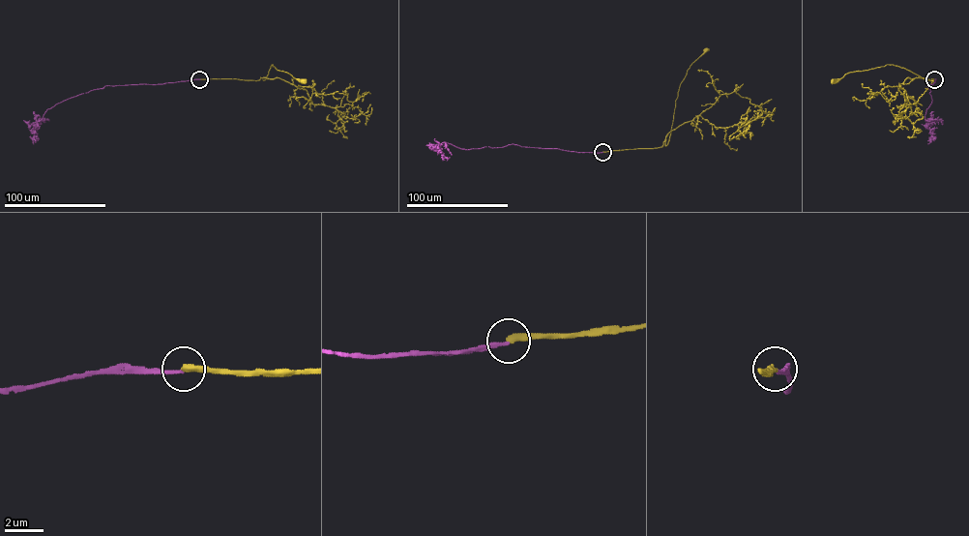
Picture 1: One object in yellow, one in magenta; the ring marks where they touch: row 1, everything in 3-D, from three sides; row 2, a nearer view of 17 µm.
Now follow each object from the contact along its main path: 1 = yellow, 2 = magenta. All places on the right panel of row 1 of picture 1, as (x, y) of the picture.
1: (934, 79), (923, 77), (926, 79), (903, 68), (887, 64), (848, 73), (833, 81)
2: (935, 79), (932, 84), (926, 85), (932, 100), (925, 114), (932, 137), (927, 144)

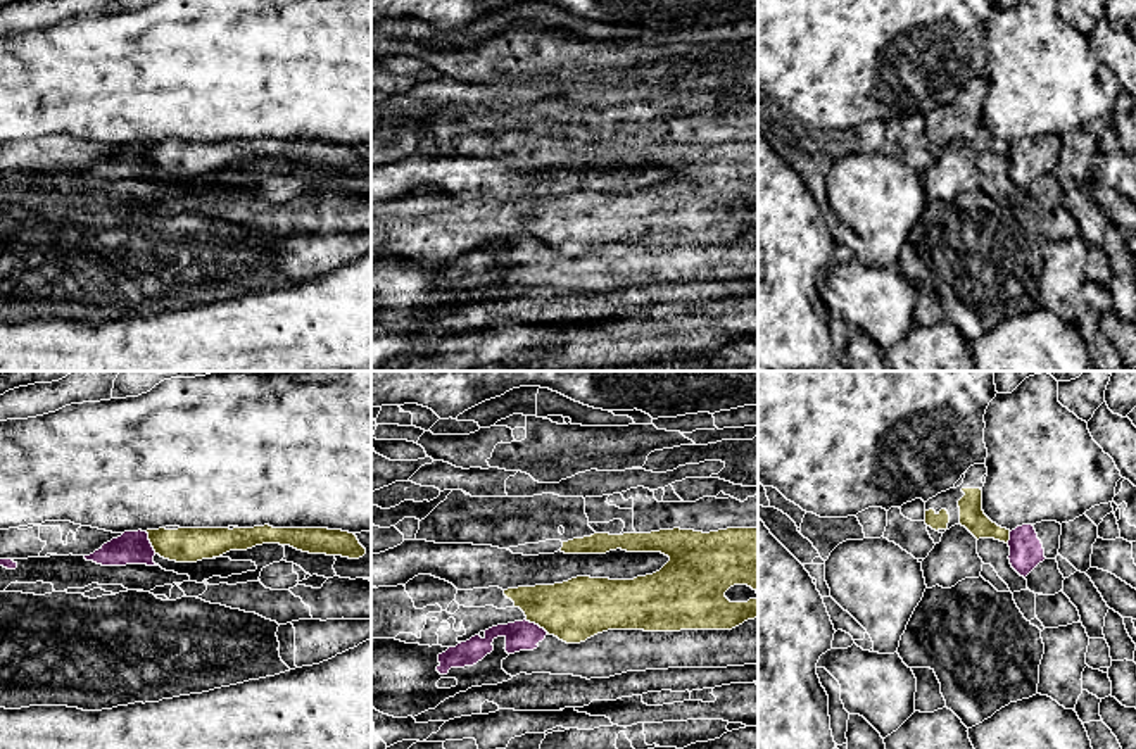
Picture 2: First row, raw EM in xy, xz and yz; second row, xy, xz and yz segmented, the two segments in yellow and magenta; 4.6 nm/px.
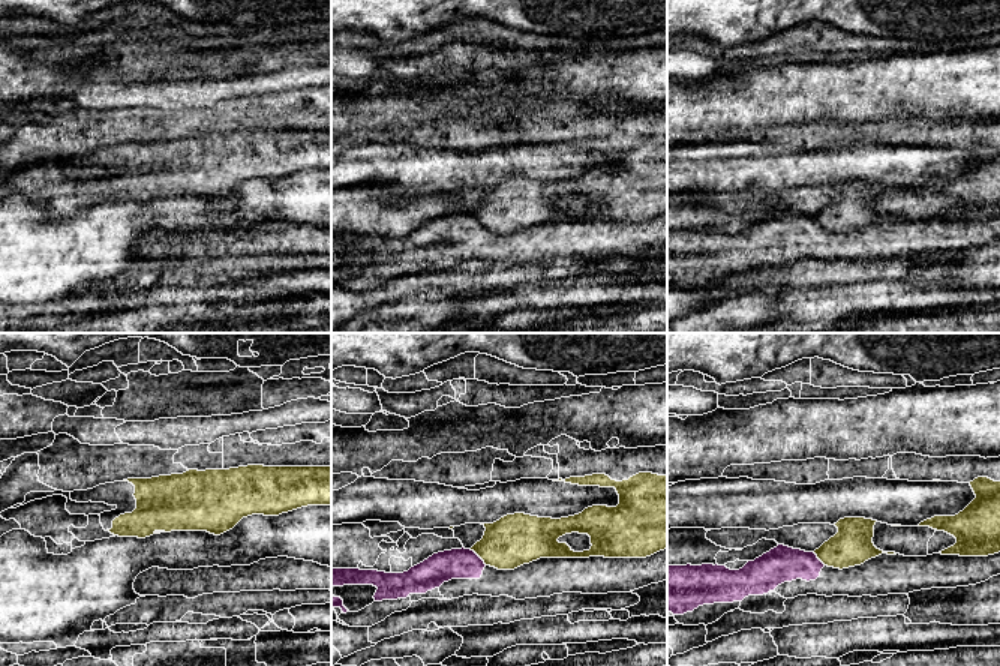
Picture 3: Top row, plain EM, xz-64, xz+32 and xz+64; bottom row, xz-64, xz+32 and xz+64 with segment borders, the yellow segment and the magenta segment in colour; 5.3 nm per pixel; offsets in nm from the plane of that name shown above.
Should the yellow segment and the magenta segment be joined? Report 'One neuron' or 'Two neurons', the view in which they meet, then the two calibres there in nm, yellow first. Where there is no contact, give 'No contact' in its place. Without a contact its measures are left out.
Two neurons. Touches yellow in xy. Thickness 160 nm (yellow) against 160 nm

